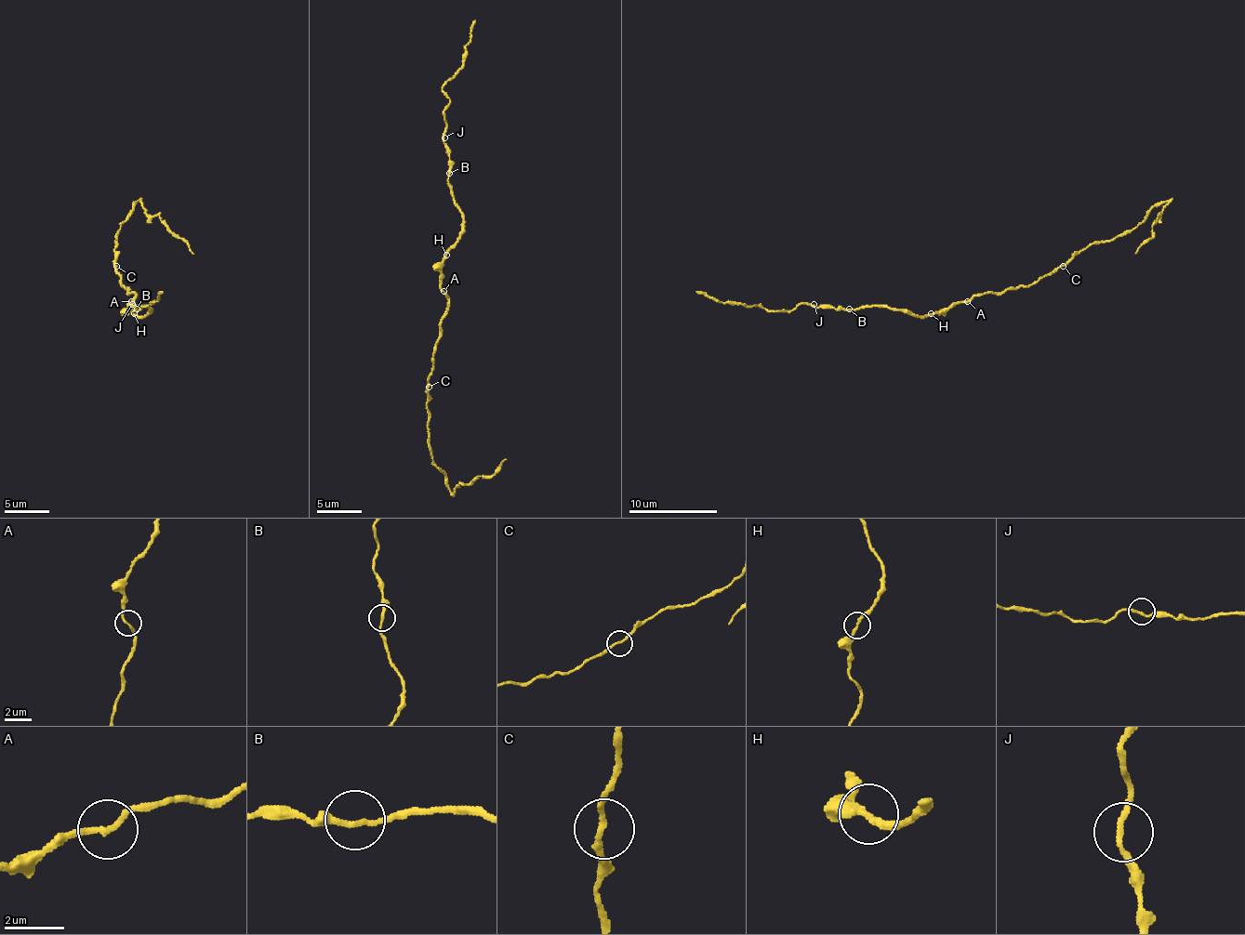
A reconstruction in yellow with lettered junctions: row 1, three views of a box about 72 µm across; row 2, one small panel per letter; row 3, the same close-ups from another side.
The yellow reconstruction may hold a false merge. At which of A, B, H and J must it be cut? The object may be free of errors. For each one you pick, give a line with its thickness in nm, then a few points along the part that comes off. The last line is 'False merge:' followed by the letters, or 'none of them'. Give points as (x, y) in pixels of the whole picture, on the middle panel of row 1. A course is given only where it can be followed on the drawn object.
False merge: none of them

